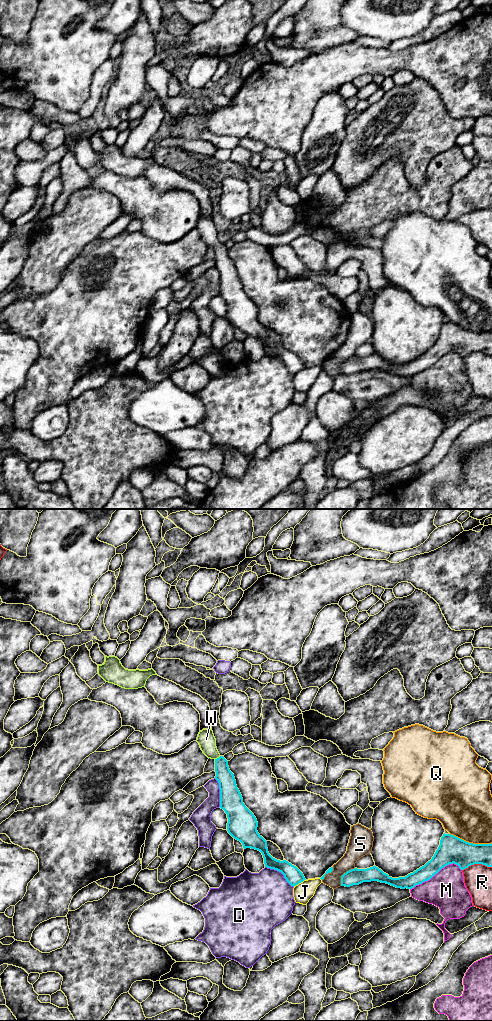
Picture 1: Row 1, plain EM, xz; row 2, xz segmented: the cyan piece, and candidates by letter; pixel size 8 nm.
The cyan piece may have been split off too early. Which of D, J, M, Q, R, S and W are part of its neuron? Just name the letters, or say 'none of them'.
W

